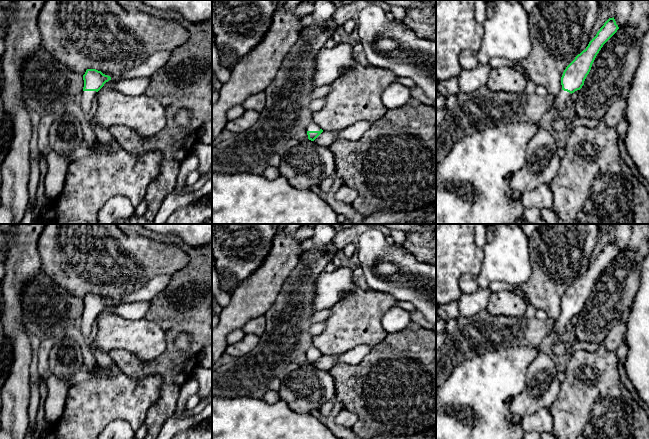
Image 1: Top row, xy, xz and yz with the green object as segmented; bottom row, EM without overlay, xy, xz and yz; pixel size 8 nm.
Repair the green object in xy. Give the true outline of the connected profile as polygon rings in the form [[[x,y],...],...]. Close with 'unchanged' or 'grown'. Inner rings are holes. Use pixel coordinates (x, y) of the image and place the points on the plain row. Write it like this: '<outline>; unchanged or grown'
[[[87,293],[83,299],[84,311],[81,318],[82,334],[92,338],[97,323],[97,316],[104,310],[111,301],[96,293]]]; grown

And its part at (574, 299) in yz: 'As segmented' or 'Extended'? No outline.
Extended

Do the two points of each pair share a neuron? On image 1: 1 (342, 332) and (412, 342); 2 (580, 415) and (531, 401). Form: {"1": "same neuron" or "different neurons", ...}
{"1": "different neurons", "2": "different neurons"}

